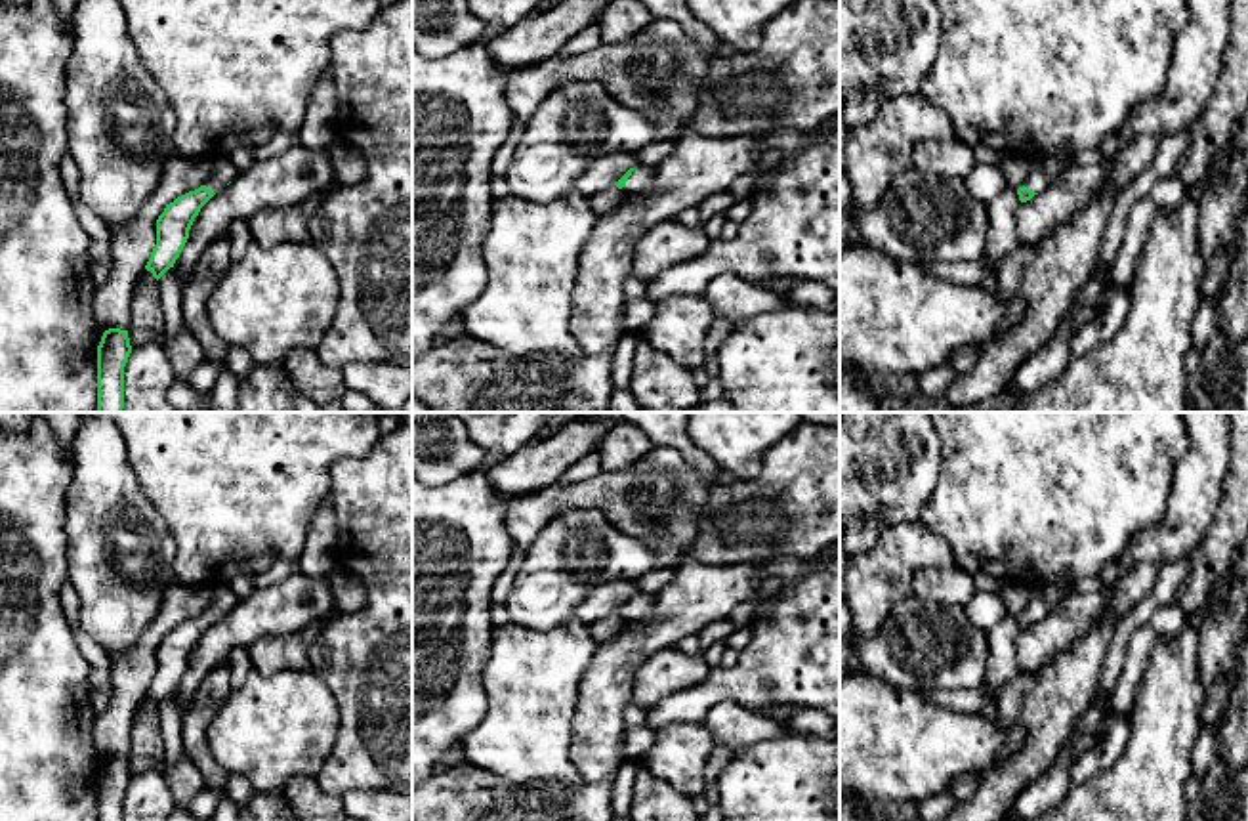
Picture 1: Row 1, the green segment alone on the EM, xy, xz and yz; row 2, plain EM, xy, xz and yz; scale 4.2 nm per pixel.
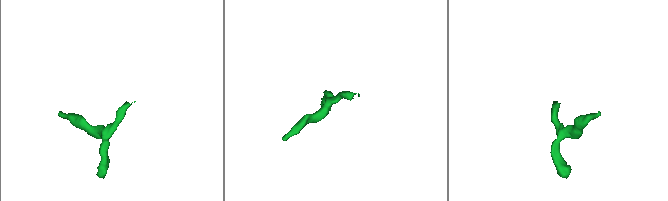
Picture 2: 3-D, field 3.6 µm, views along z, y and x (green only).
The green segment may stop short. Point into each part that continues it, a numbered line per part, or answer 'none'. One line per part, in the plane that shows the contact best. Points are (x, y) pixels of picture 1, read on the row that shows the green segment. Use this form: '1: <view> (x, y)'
1: xz (642, 178)

